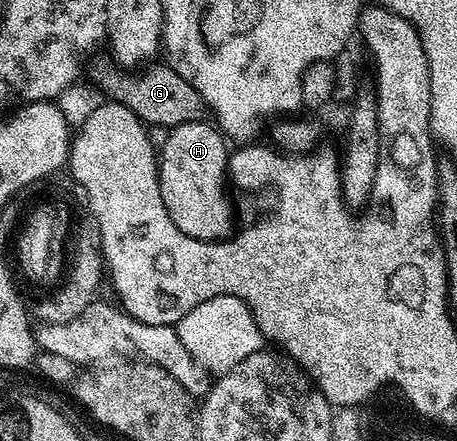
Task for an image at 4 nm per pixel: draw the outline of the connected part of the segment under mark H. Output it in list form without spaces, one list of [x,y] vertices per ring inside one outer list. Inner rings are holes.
[[[205,120],[176,125],[165,137],[157,160],[164,210],[184,235],[199,241],[225,240],[231,234],[234,217],[225,189],[230,154],[227,140],[217,126]]]

